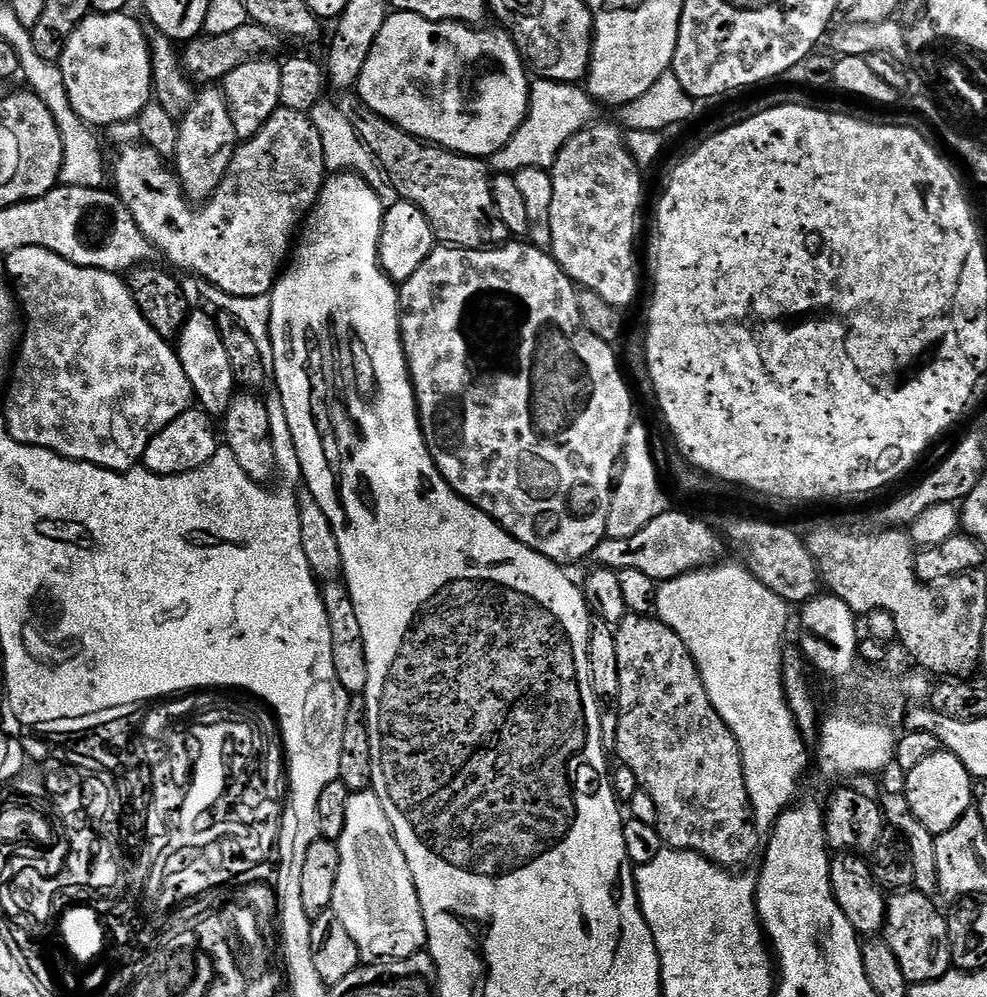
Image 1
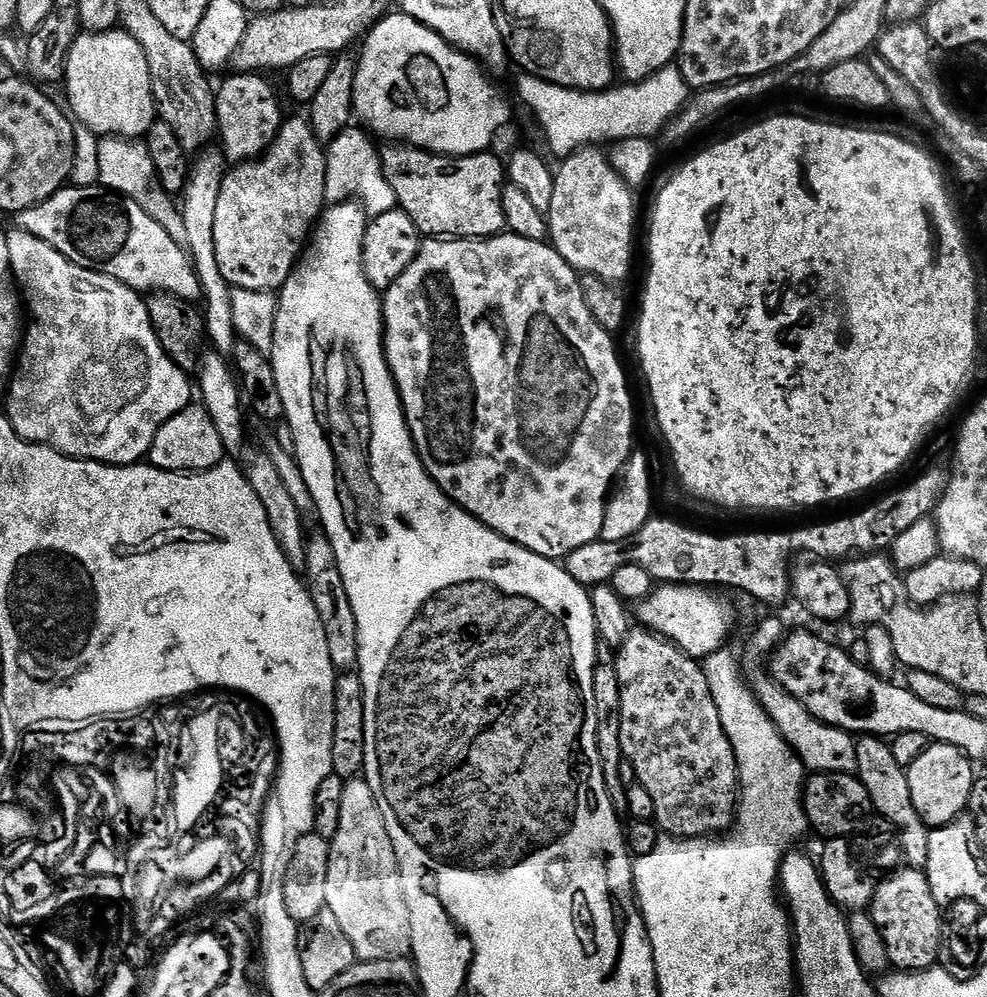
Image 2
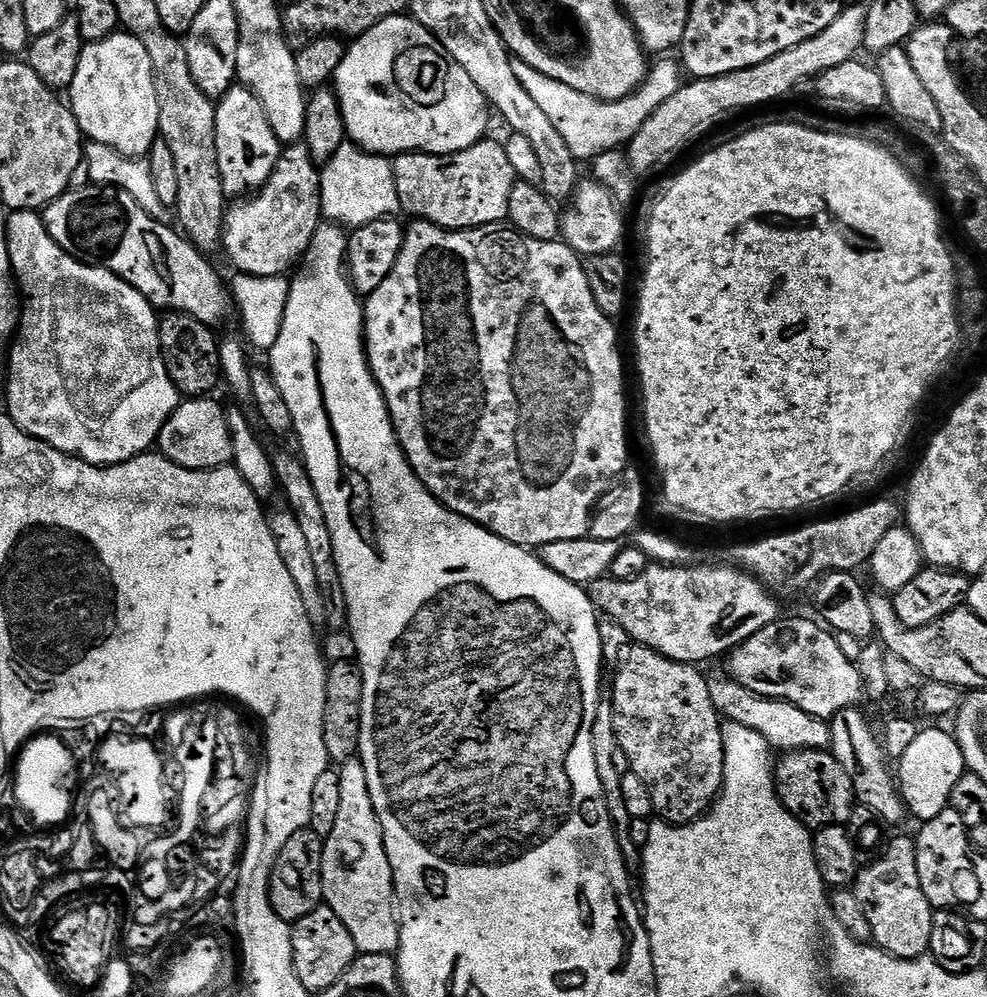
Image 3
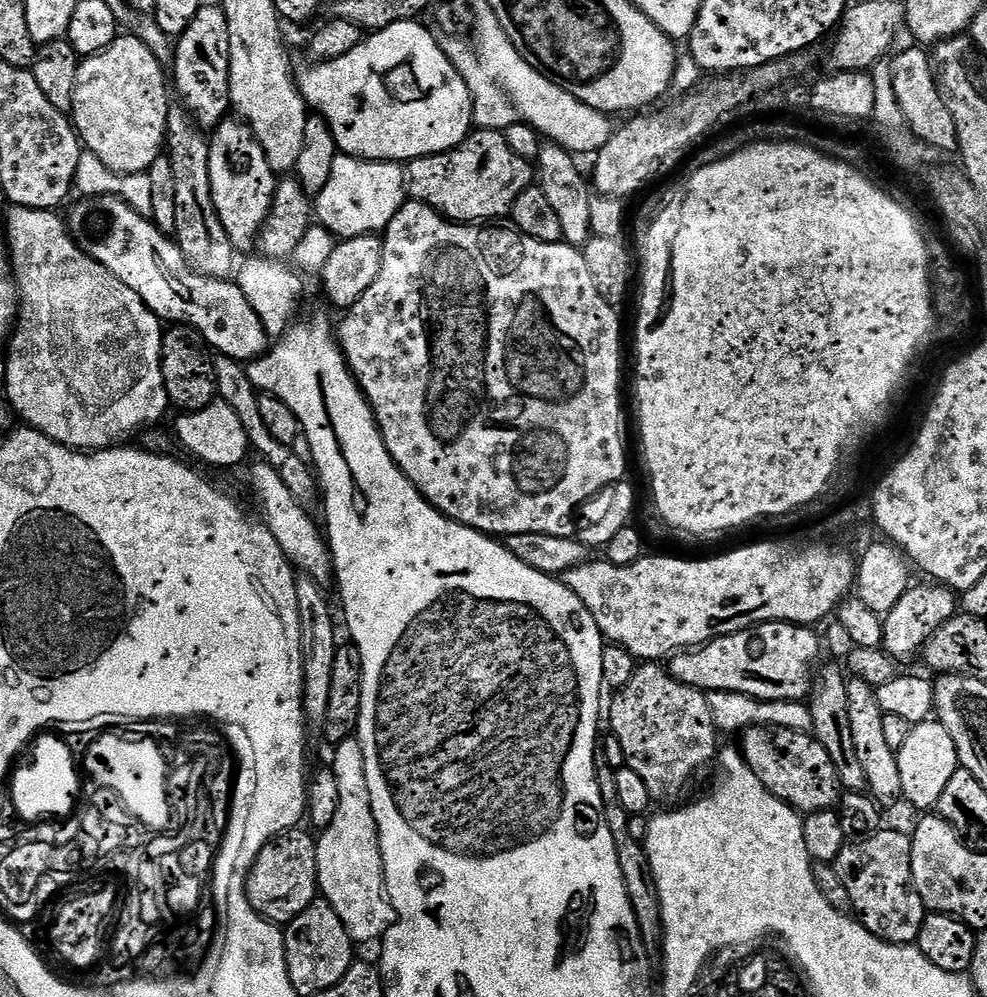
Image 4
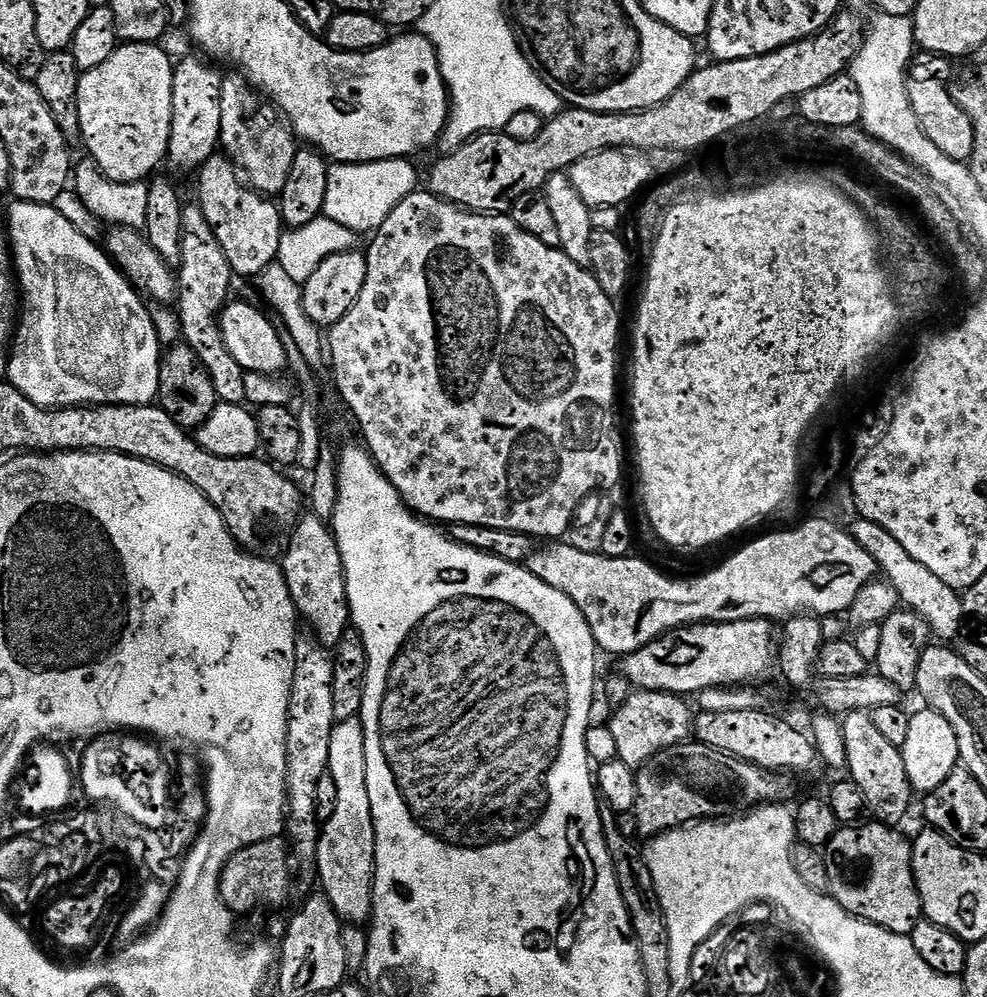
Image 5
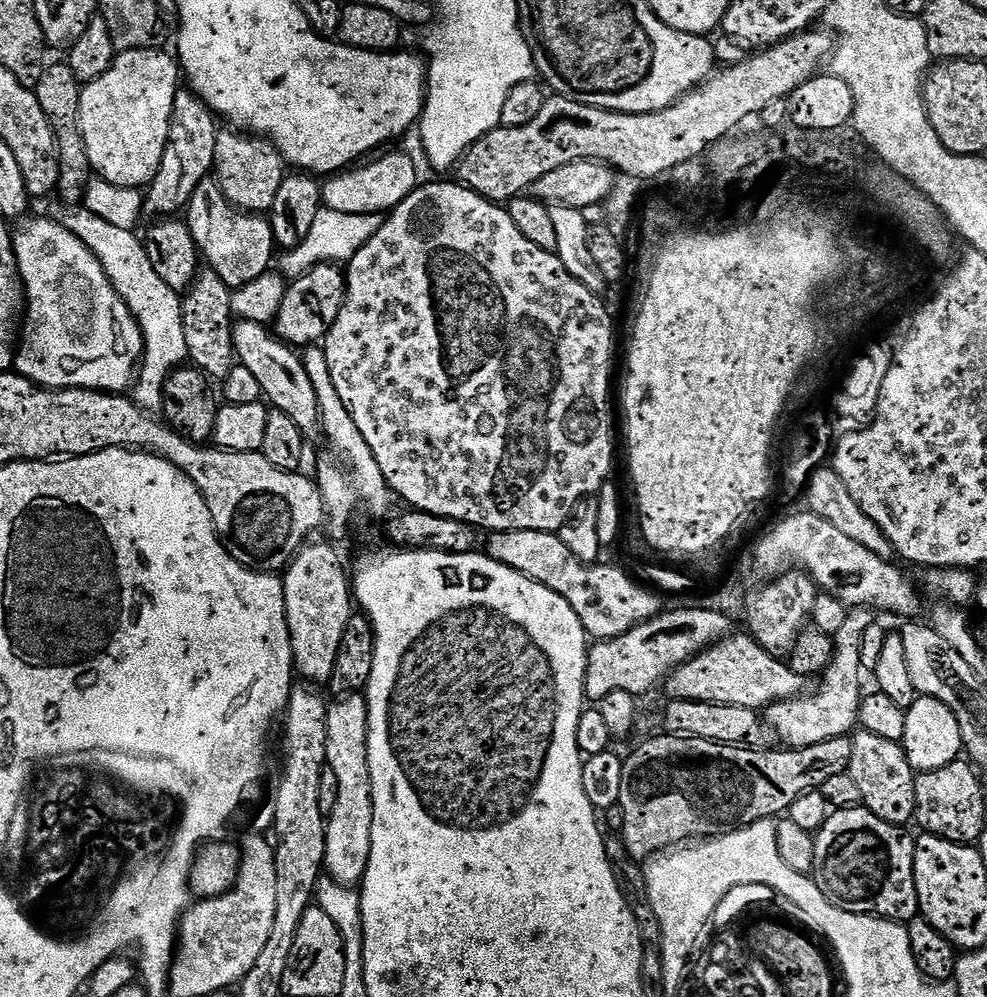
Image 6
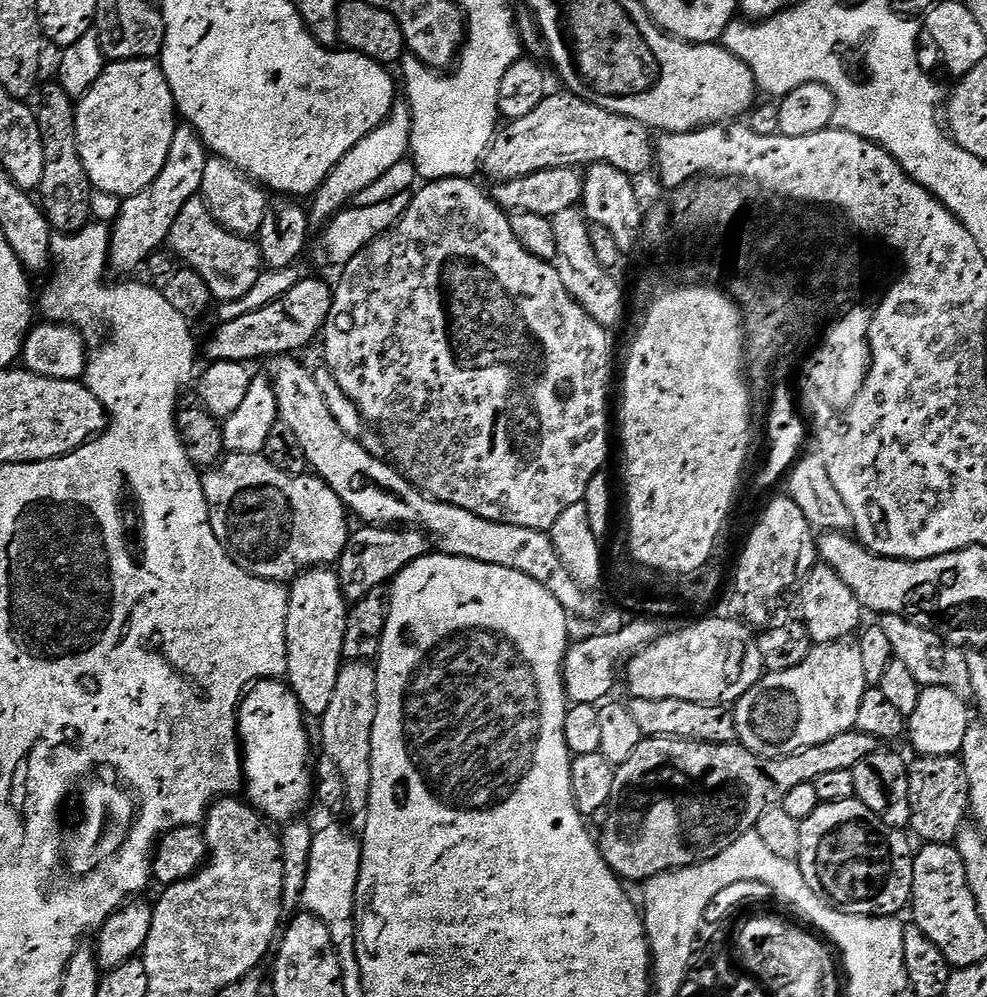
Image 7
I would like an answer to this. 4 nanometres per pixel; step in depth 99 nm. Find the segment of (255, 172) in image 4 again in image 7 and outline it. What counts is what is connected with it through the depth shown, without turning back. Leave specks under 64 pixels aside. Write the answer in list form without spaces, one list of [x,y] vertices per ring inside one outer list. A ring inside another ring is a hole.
[[[193,198],[182,206],[178,218],[168,235],[168,244],[177,261],[183,262],[206,282],[217,301],[230,301],[243,298],[253,289],[262,273],[260,245],[255,239],[236,236],[226,231],[217,220],[208,213],[203,200]]]

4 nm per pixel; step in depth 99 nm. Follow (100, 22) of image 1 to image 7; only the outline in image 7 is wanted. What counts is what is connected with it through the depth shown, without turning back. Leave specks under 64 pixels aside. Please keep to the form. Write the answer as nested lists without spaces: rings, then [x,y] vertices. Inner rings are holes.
[[[155,59],[117,60],[109,63],[105,67],[104,73],[98,78],[98,82],[94,82],[94,86],[90,86],[88,93],[85,96],[79,97],[76,104],[76,141],[78,142],[78,154],[82,158],[82,166],[88,175],[89,185],[97,192],[105,192],[108,195],[119,196],[121,198],[127,198],[138,194],[142,190],[146,190],[152,185],[154,178],[158,178],[158,174],[162,174],[162,166],[166,166],[166,158],[170,154],[170,142],[174,142],[174,134],[177,127],[178,113],[176,111],[176,103],[174,102],[174,94],[166,82],[163,68],[160,67]]]

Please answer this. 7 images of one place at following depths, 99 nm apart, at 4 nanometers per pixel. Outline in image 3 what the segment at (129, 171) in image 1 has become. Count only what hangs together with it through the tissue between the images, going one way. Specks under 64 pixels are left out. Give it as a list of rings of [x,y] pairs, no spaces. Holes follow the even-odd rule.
[[[297,142],[283,149],[267,184],[259,192],[241,199],[237,203],[240,205],[225,215],[222,248],[228,251],[237,273],[283,277],[299,265],[322,223],[320,176],[321,169],[312,159],[308,147]]]

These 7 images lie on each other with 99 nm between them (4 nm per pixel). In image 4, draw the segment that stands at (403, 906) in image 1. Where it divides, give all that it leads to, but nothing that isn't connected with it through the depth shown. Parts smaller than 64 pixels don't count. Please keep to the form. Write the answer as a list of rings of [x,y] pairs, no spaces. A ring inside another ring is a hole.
[[[349,738],[335,745],[330,761],[334,778],[338,778],[338,810],[334,814],[334,822],[319,833],[316,842],[318,858],[318,874],[316,883],[318,892],[328,905],[338,914],[342,926],[346,926],[348,937],[357,945],[379,941],[390,923],[390,905],[388,893],[384,891],[384,863],[380,853],[380,835],[376,819],[372,813],[370,802],[370,786],[366,782],[366,762],[362,758],[362,746],[359,739]]]

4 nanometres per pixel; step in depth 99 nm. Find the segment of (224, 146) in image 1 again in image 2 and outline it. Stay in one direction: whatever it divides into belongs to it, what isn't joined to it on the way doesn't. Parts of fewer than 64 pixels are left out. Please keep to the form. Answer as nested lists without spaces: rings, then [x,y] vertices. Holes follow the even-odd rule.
[[[219,147],[211,148],[201,151],[191,161],[188,181],[182,193],[184,204],[182,202],[180,214],[186,222],[189,243],[186,251],[192,258],[196,273],[200,275],[203,303],[208,303],[206,306],[203,305],[202,315],[209,343],[220,355],[230,356],[236,348],[238,339],[238,333],[234,326],[234,310],[230,306],[232,288],[226,282],[225,276],[222,275],[222,270],[219,269],[218,250],[214,248],[214,218],[218,214],[218,198],[226,175],[226,161],[223,151]]]

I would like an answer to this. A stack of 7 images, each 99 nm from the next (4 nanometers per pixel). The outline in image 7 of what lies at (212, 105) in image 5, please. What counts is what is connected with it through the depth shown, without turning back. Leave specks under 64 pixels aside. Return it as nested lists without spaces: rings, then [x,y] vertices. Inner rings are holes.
[[[191,126],[177,127],[174,142],[170,142],[166,166],[162,166],[162,174],[154,178],[149,188],[125,199],[121,203],[120,213],[111,225],[108,262],[113,273],[132,272],[143,264],[145,267],[163,249],[160,247],[168,244],[174,218],[178,218],[182,206],[186,206],[186,202],[193,200],[199,193],[208,159],[210,153],[200,135]]]

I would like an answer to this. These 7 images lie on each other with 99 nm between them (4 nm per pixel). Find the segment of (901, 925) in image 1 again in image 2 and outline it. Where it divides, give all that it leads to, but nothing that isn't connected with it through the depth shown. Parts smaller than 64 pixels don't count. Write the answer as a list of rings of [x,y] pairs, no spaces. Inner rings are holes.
[[[901,867],[877,883],[870,905],[870,918],[881,932],[888,962],[893,969],[924,972],[937,967],[945,930],[945,925],[940,924],[940,912],[942,905],[936,901],[934,894],[930,894],[928,873],[919,868]]]

